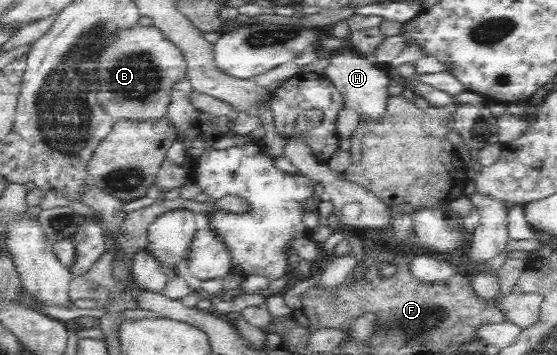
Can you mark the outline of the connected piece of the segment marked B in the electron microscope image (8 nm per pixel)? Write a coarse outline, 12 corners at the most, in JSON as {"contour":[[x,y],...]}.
{"contour":[[154,26],[99,56],[116,120],[166,116],[184,55]]}

